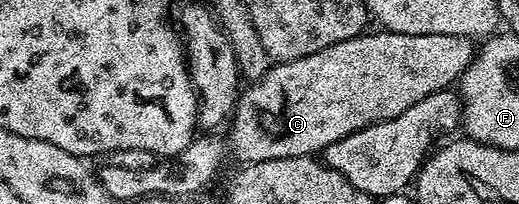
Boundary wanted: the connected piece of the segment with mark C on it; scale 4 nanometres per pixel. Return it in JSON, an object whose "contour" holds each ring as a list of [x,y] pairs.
{"contour":[[[376,29],[373,35],[368,34],[361,33],[354,36],[353,39],[338,41],[337,44],[332,44],[328,48],[318,49],[317,52],[306,57],[299,57],[298,60],[286,61],[285,63],[277,62],[268,68],[267,74],[263,75],[262,78],[243,88],[240,98],[236,100],[236,109],[230,120],[232,151],[241,159],[239,161],[241,164],[261,163],[262,161],[274,161],[275,159],[285,159],[286,157],[302,157],[303,155],[315,156],[317,153],[323,152],[324,148],[334,141],[338,141],[358,129],[369,127],[371,123],[381,123],[387,119],[398,117],[402,113],[406,113],[406,109],[410,109],[410,105],[418,105],[418,101],[422,101],[422,97],[430,97],[430,93],[438,93],[451,88],[459,80],[464,70],[470,66],[472,58],[476,56],[478,50],[477,44],[472,44],[475,42],[467,35],[447,35],[446,33],[411,35],[410,33],[394,33],[383,29]]]}

